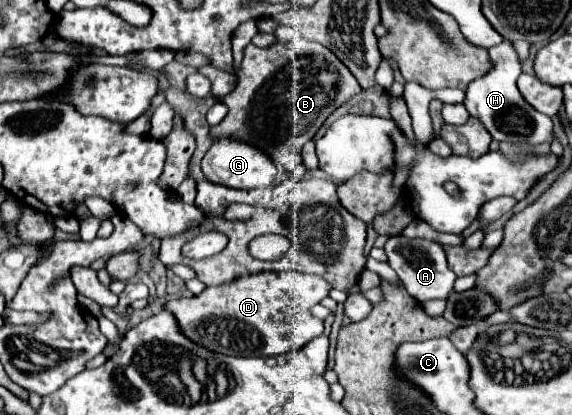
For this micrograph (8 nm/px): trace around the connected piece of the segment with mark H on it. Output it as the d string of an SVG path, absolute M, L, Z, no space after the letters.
M503 40L501 44L489 48L489 56L493 62L493 70L477 78L469 84L465 92L465 108L469 110L471 116L479 118L491 138L495 142L513 142L517 146L521 144L543 144L543 142L553 142L553 122L549 116L533 110L531 104L523 100L523 96L517 90L517 76L521 74L519 66L519 56L515 54L511 42Z

